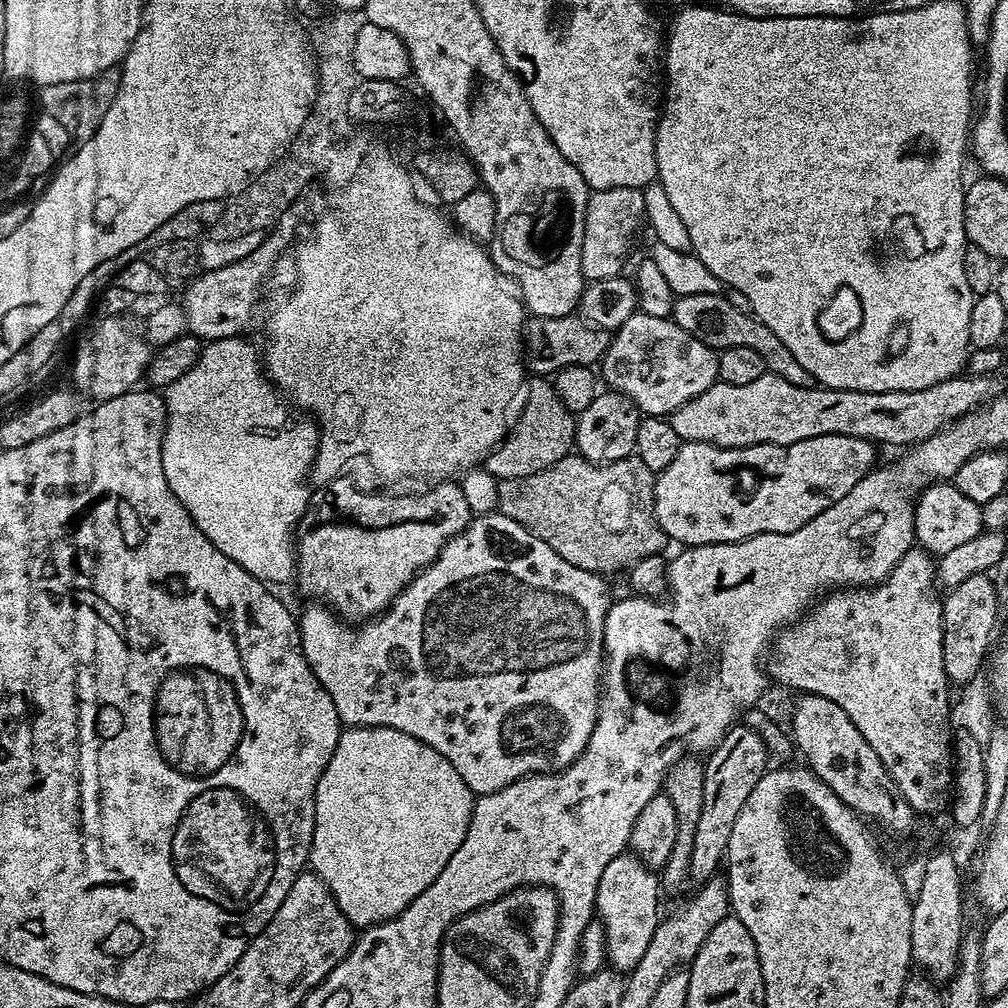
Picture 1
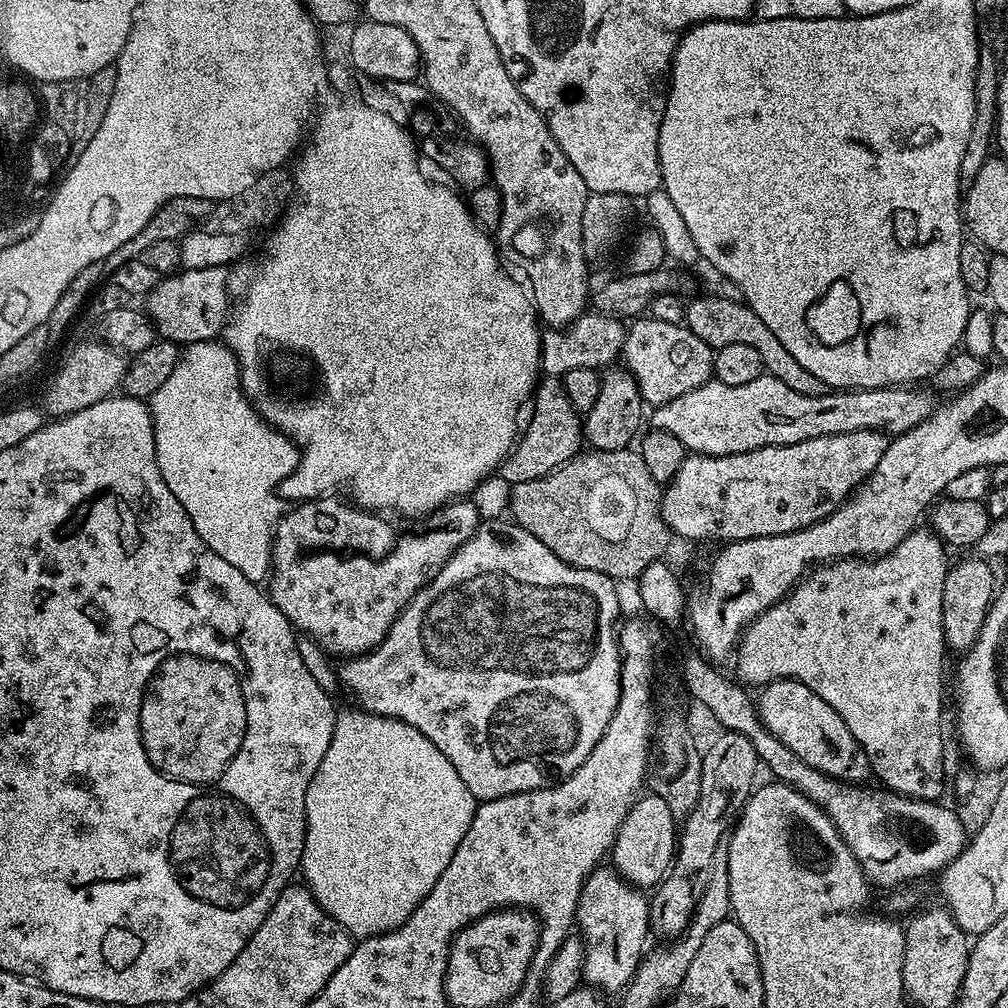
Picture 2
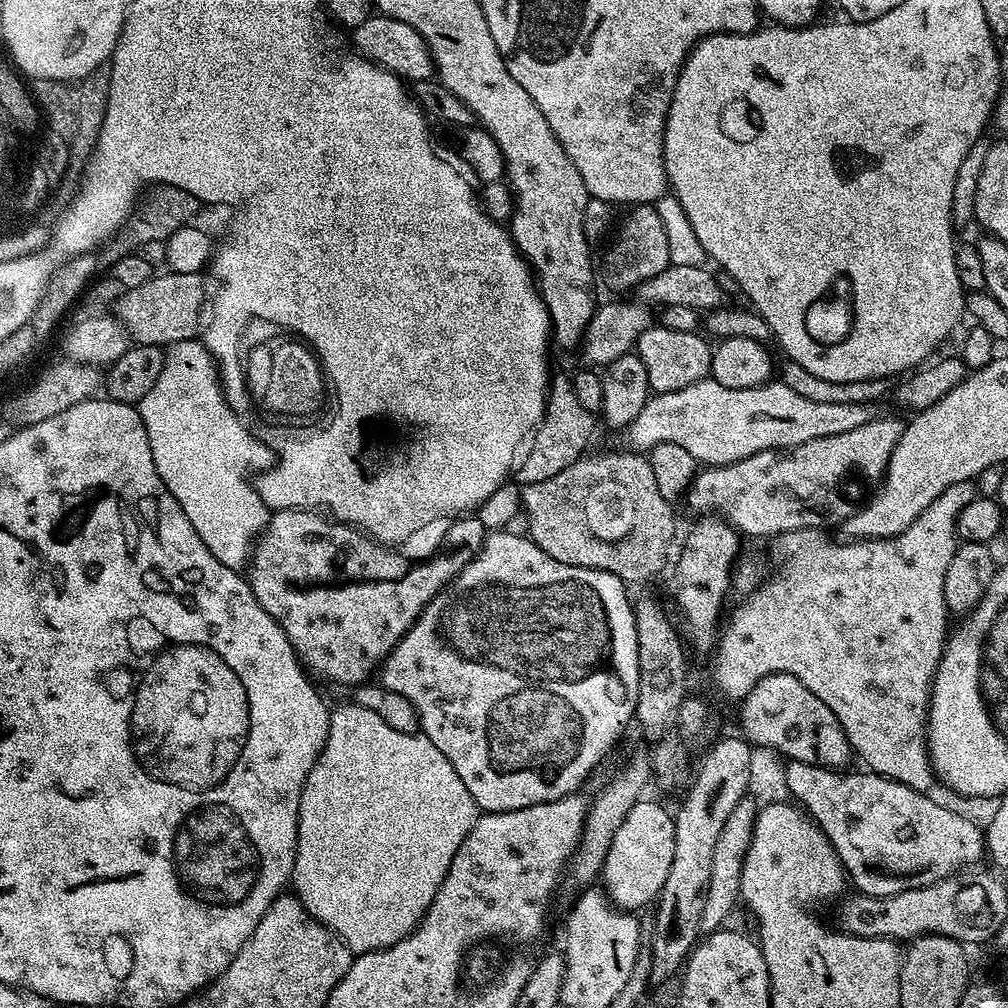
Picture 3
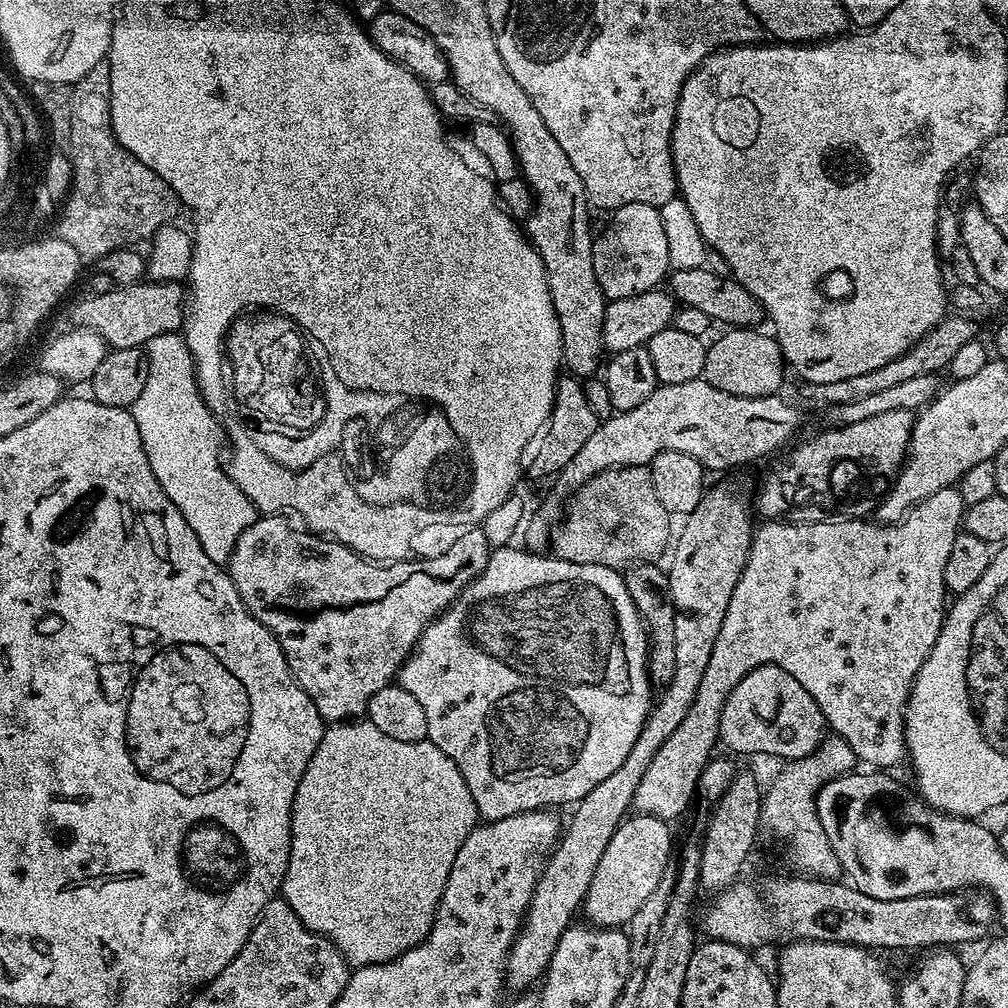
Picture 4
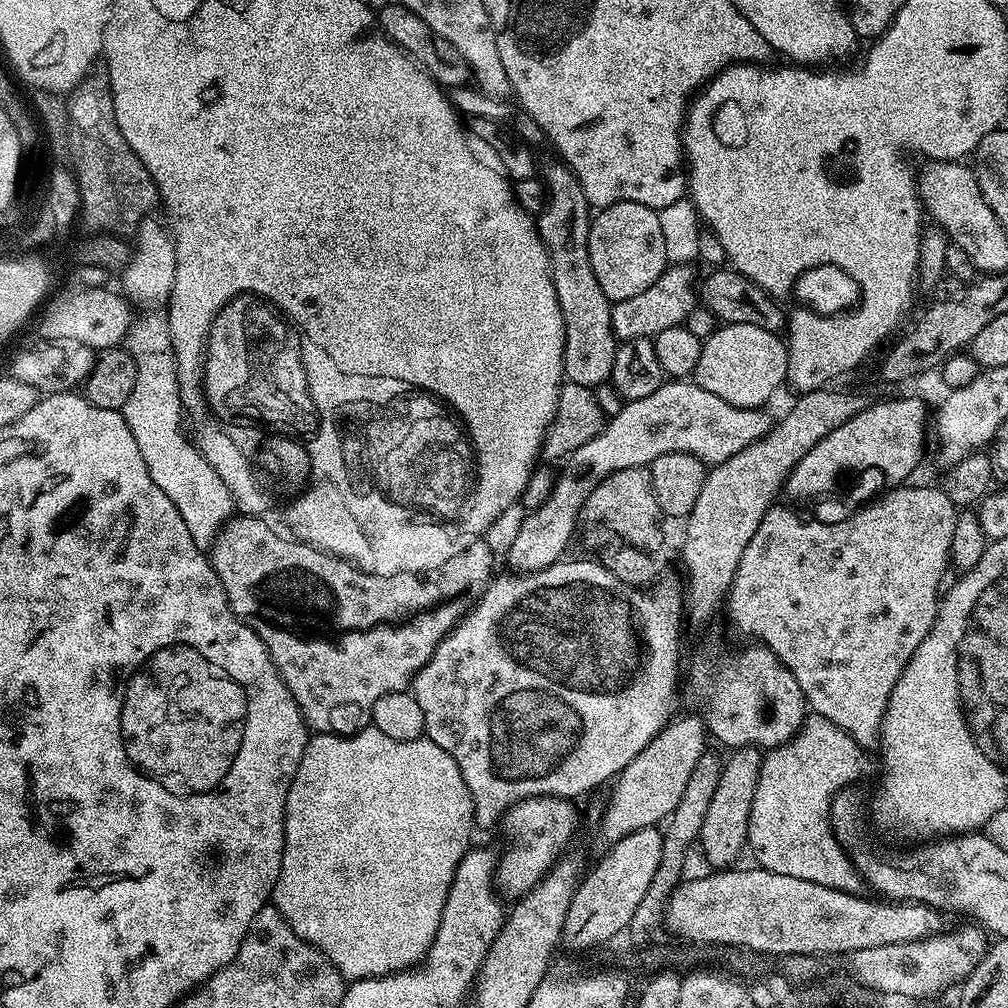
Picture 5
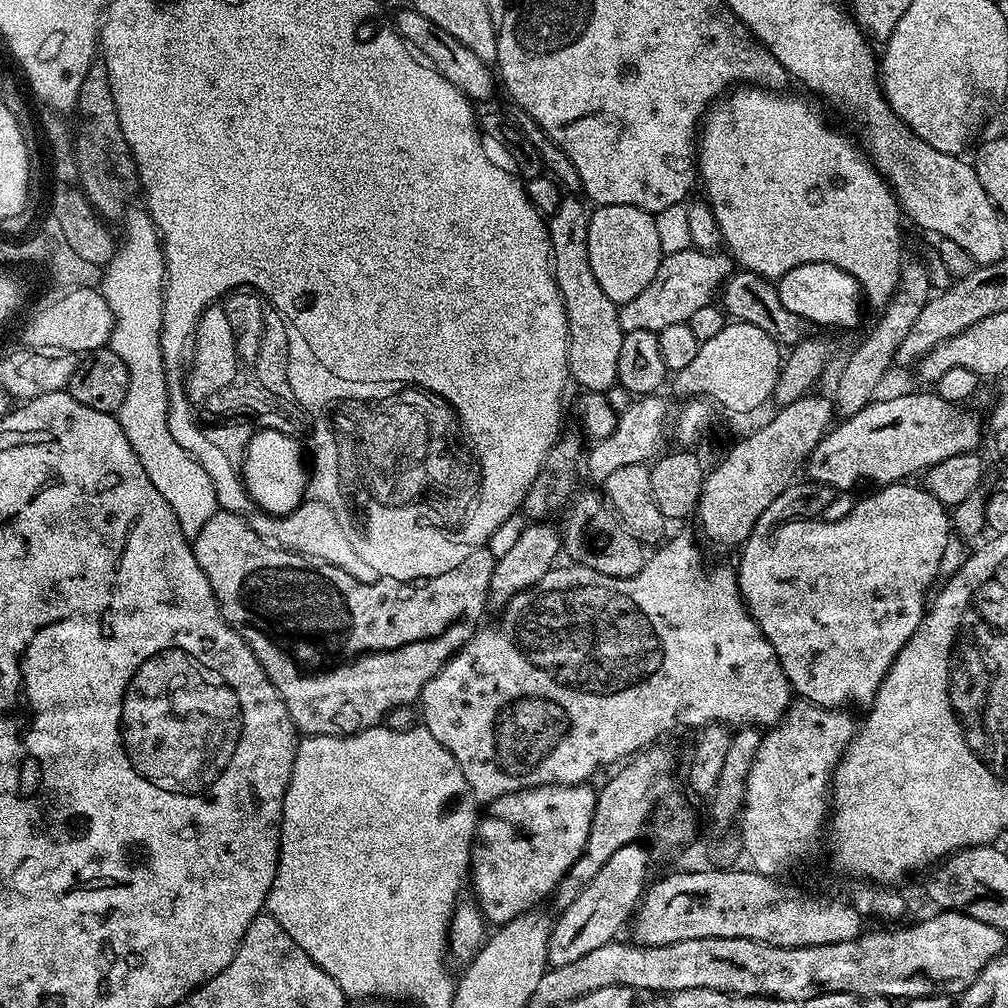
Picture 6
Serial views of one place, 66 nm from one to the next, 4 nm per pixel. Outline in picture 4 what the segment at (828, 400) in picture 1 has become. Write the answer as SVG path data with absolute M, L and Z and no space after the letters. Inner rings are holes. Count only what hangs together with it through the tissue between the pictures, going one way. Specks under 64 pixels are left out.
M703 378L682 382L681 384L660 384L634 410L617 412L616 415L603 421L590 434L590 439L582 445L582 450L566 462L566 466L555 477L556 492L565 498L579 491L586 482L595 475L602 474L608 468L649 465L658 454L666 450L678 450L678 454L690 454L690 458L698 458L705 469L724 472L727 468L736 468L747 460L760 460L780 448L800 428L800 412L780 394L764 397L736 397L734 394L718 390Z

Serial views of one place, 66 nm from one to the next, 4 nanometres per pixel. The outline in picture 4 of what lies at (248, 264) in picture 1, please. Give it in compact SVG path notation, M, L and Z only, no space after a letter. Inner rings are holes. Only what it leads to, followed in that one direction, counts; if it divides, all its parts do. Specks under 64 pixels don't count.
M174 280L159 282L139 282L124 287L117 286L109 293L101 296L85 295L85 300L73 310L72 316L81 328L94 328L103 336L109 349L114 348L144 348L154 338L167 332L180 332L184 326L186 315L186 288L183 283Z

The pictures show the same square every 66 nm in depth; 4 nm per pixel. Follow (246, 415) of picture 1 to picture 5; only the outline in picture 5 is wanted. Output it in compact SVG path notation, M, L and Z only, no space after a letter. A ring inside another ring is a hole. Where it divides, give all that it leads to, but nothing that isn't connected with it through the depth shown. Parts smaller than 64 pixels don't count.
M167 319L133 323L128 331L126 347L138 370L134 394L126 398L122 409L126 424L134 434L134 442L138 442L138 451L146 462L146 470L150 470L150 478L154 478L154 486L158 486L158 490L174 502L174 510L182 514L182 522L186 522L190 538L194 538L198 547L207 549L220 529L232 519L234 501L226 482L218 478L210 462L206 462L199 448L186 435L186 409L180 396L180 372L176 368L176 351L172 349Z

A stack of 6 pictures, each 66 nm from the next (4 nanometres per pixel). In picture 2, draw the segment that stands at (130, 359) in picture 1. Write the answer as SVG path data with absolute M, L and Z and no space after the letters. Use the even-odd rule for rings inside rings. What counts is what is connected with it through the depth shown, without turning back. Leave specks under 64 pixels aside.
M80 344L60 364L56 377L48 384L44 392L42 408L49 417L68 416L78 410L86 410L86 406L94 406L94 402L102 402L113 395L123 385L128 374L129 361L124 360L125 353L110 344Z

